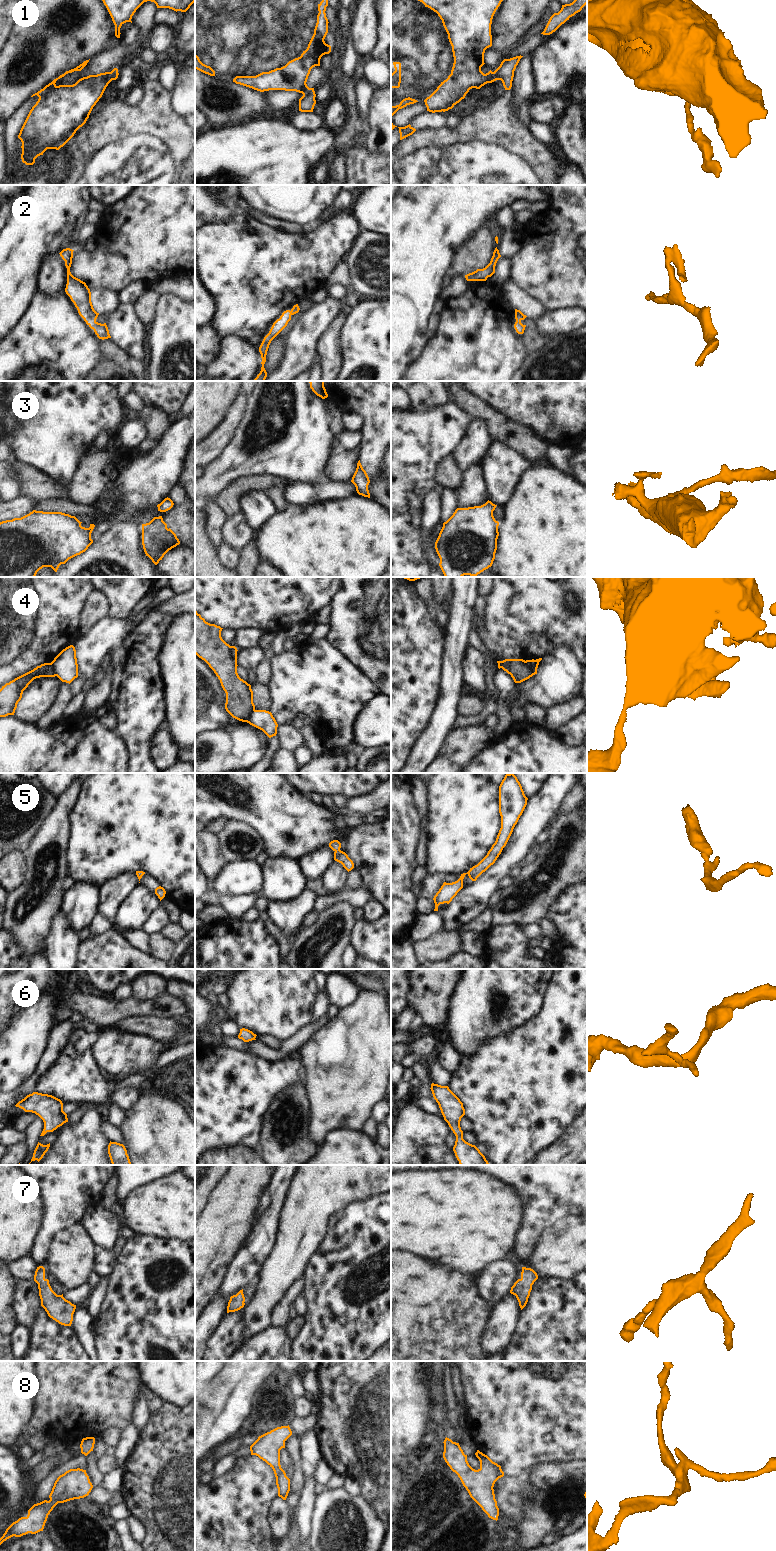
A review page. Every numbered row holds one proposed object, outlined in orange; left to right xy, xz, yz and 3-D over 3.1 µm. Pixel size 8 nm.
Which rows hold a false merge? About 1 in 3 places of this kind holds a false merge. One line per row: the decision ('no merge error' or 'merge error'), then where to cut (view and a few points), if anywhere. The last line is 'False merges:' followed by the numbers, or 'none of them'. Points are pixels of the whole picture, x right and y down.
1: merge error; cut in xy along (109, 72), (113, 79)
2: no merge error; no cut
3: no merge error; no cut
4: merge error; cut in xz along (254, 709), (245, 721)
5: no merge error; no cut
6: no merge error; no cut
7: no merge error; no cut
8: no merge error; no cut
False merges: 1, 4

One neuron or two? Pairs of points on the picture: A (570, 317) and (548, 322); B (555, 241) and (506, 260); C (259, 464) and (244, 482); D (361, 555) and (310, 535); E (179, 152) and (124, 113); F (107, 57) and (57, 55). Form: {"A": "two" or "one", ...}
{"A": "one", "B": "two", "C": "two", "D": "one", "E": "one", "F": "two"}

